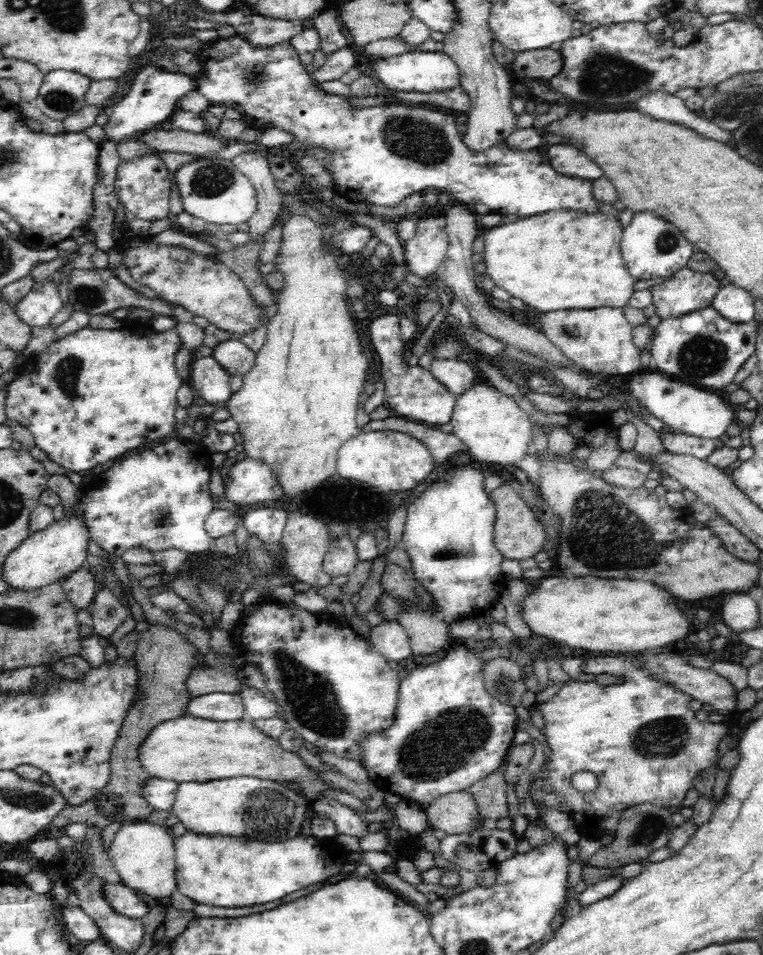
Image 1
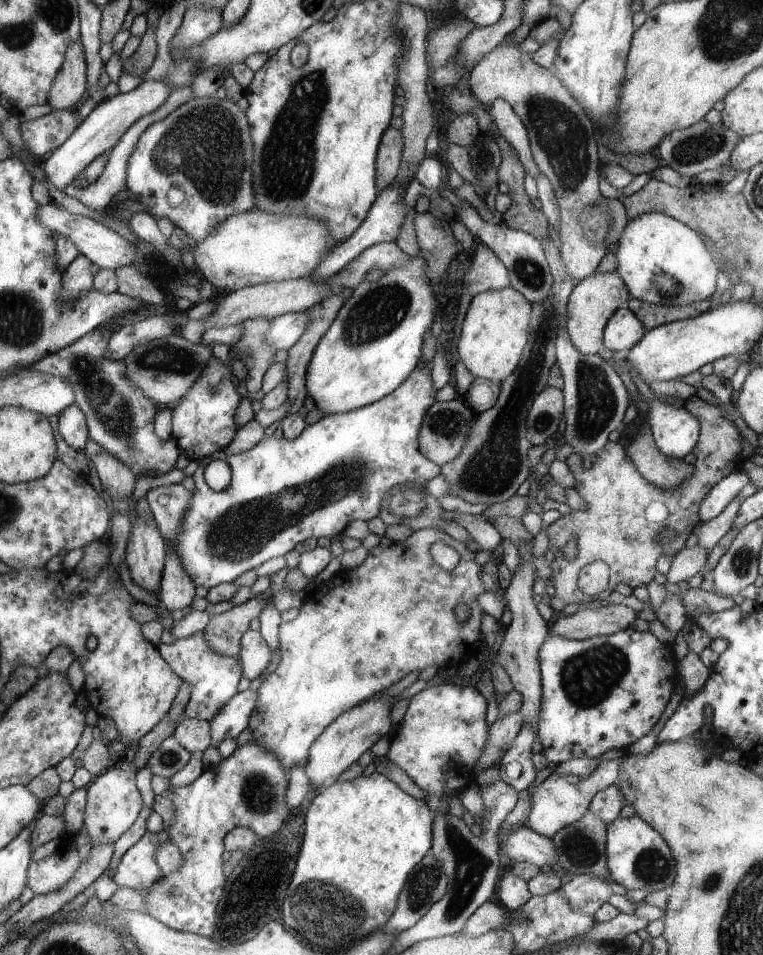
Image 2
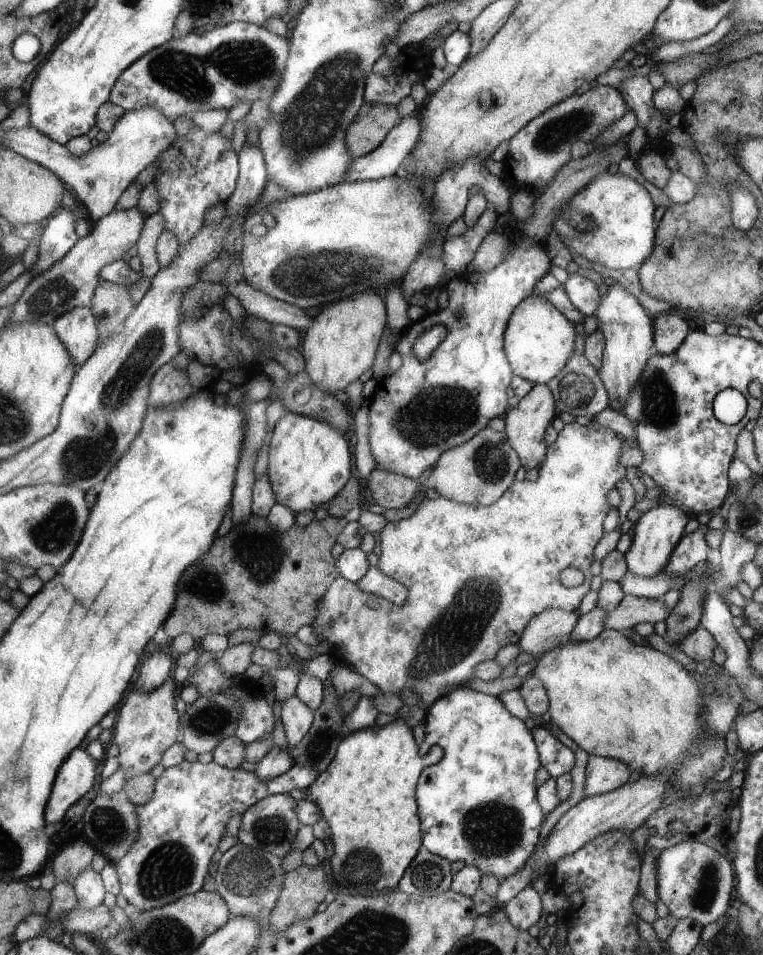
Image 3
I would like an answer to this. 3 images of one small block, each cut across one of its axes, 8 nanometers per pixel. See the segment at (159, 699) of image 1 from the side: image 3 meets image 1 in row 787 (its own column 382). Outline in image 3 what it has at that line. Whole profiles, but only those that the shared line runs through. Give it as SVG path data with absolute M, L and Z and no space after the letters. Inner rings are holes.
M364 102L346 131L352 157L358 158L376 150L388 138L389 132L402 124L402 120L404 116L394 104Z

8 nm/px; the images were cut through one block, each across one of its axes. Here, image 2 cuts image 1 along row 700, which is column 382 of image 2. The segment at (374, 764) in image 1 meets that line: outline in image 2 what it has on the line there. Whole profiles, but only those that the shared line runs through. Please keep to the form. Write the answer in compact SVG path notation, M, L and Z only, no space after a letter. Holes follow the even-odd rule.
M421 362L417 370L410 374L408 380L403 382L400 387L392 391L384 398L369 404L368 406L354 409L347 413L338 413L335 415L326 415L318 419L313 425L308 425L302 434L293 441L277 440L274 436L263 438L252 450L228 457L227 463L231 468L231 481L228 488L221 491L215 491L208 486L204 478L202 467L194 472L192 478L196 485L196 493L193 494L190 508L185 512L181 522L181 528L175 537L174 552L179 556L182 566L185 568L187 575L194 581L195 585L204 586L204 588L216 587L222 583L231 583L234 579L242 576L246 571L255 570L266 560L276 558L276 556L284 556L288 554L298 542L304 542L306 538L332 538L338 534L342 534L344 529L353 520L363 520L368 522L372 518L378 516L380 512L380 502L382 498L388 494L388 491L396 486L396 484L404 484L407 486L424 487L429 480L440 474L441 467L426 457L420 449L420 430L421 424L424 422L426 411L434 404L434 386L430 380L431 365L423 365Z

